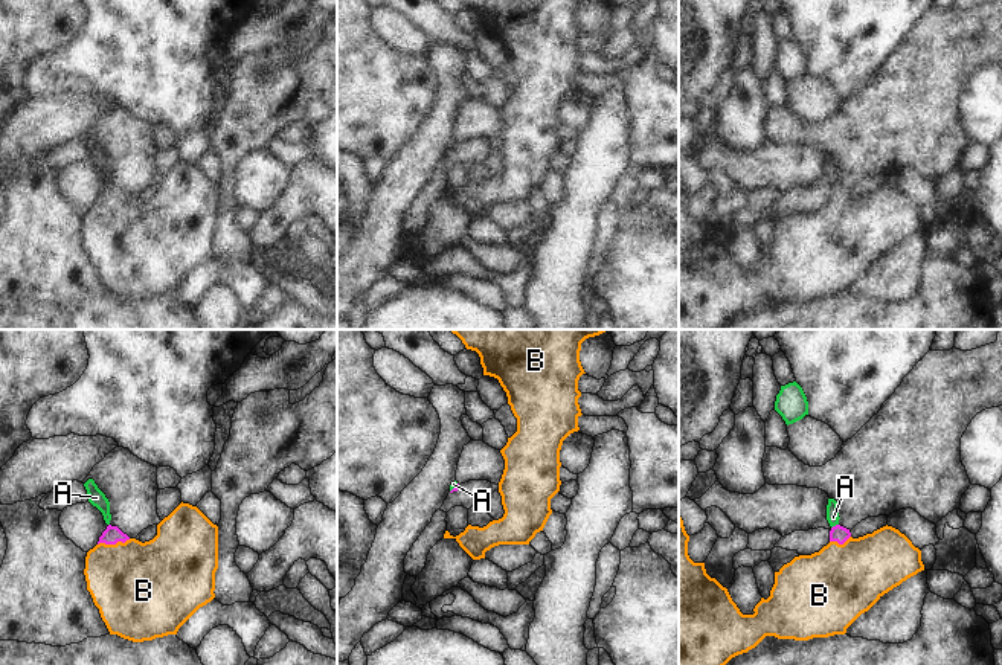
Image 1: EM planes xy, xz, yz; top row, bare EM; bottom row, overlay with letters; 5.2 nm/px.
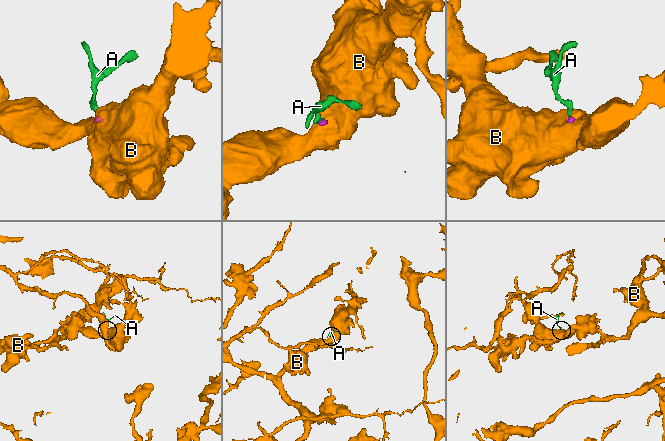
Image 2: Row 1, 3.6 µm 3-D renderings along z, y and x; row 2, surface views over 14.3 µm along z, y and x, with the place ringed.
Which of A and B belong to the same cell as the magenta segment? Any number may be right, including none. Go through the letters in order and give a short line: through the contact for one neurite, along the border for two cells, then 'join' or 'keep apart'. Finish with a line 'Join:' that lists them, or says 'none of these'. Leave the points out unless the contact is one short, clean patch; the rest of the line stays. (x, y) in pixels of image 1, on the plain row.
A: line yz (838, 191), (836, 183), (833, 176); join
B: line xy (112, 192), (113, 202), (118, 226), (134, 243); join
Join: A, B

